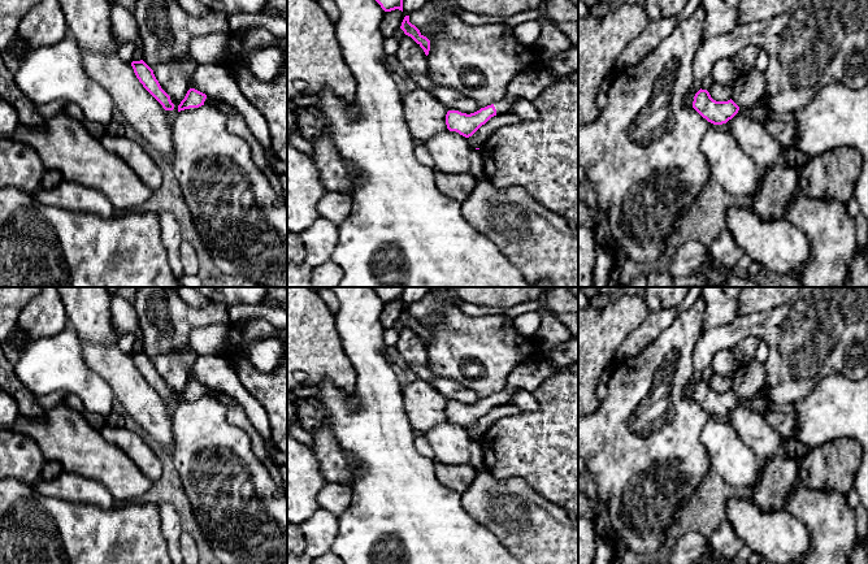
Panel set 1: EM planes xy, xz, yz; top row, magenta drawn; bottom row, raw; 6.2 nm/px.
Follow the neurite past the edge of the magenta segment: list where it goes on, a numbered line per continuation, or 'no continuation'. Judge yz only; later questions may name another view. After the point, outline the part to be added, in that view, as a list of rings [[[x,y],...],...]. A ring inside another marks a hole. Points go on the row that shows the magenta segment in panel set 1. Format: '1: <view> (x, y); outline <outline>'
no continuation

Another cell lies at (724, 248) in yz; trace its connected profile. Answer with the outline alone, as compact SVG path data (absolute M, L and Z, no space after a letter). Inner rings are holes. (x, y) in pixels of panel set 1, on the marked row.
M721 230L708 247L711 256L728 268L737 266L745 253L742 247L734 240L732 233Z

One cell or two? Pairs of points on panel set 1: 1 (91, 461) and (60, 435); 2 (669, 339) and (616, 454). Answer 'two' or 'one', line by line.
1: one
2: one

